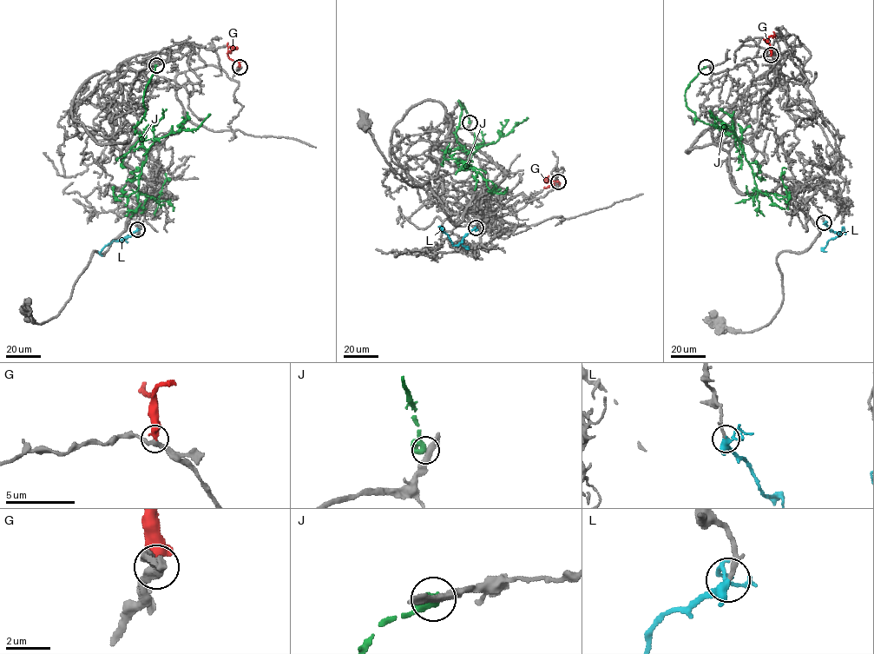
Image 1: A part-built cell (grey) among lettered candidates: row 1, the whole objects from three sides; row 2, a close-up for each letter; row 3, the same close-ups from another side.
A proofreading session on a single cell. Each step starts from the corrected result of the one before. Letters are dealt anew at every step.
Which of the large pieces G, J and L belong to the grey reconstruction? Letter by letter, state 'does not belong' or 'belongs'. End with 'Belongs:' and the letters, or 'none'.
G: does not belong
J: does not belong
L: belongs
Belongs: L

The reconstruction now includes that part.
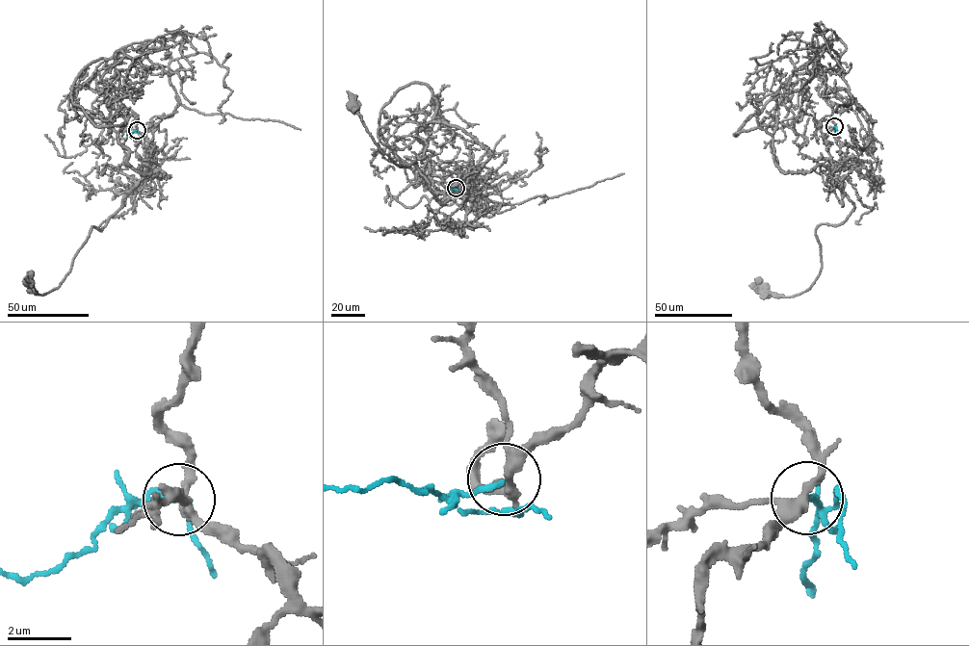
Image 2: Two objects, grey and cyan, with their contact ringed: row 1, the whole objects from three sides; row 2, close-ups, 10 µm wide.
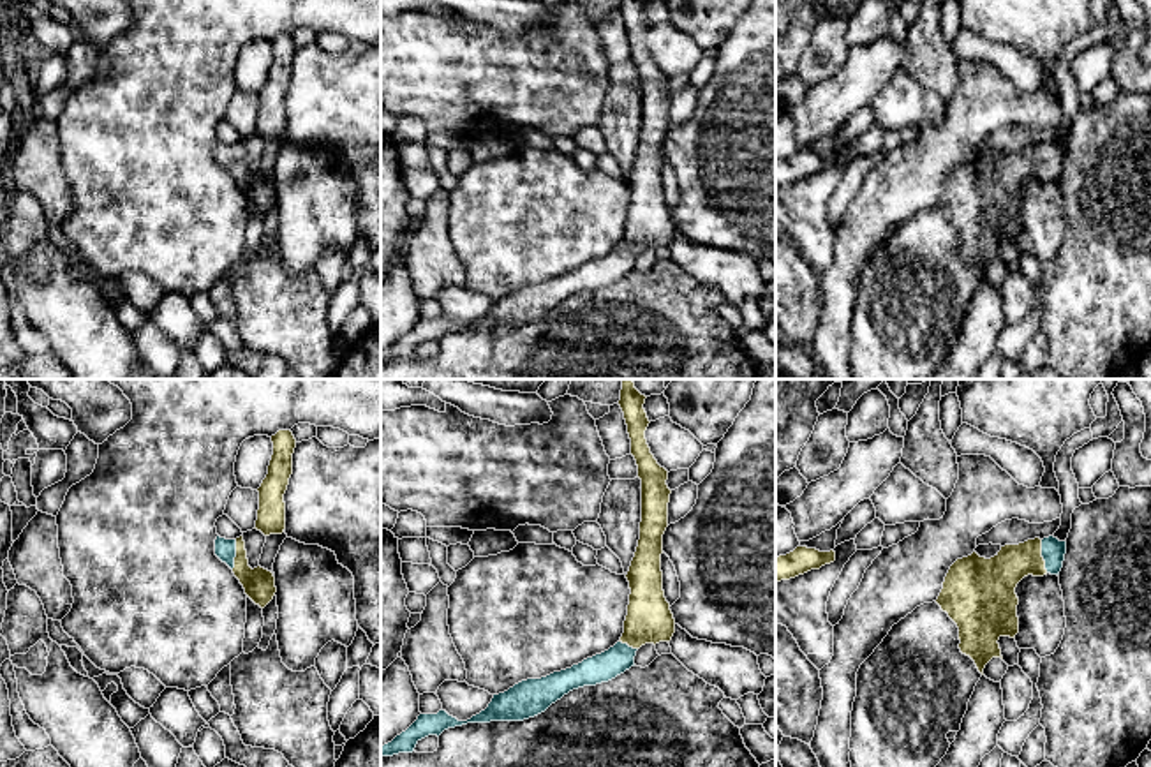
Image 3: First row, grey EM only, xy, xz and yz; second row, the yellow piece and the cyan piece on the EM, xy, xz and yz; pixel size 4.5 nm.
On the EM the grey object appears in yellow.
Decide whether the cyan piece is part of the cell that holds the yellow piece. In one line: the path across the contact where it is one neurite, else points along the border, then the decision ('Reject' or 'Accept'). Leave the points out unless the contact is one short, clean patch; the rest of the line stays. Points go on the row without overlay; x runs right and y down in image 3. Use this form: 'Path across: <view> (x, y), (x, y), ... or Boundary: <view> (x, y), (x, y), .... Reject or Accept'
Path across: yz (993, 187), (1012, 168), (1040, 161), (1053, 156). Accept

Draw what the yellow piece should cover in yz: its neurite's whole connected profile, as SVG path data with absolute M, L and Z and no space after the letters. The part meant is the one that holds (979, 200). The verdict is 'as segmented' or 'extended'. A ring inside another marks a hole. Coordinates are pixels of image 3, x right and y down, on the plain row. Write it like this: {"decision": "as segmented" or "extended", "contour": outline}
{"decision": "extended", "contour": "M1049 141L1043 145L1028 145L1019 150L1005 150L991 164L980 162L976 157L973 157L968 162L957 164L950 171L936 208L957 229L961 245L959 254L975 266L982 280L985 270L992 263L1003 264L998 245L1001 242L1015 243L1019 238L1019 203L1015 199L1017 189L1028 180L1059 180L1065 159L1066 146Z"}

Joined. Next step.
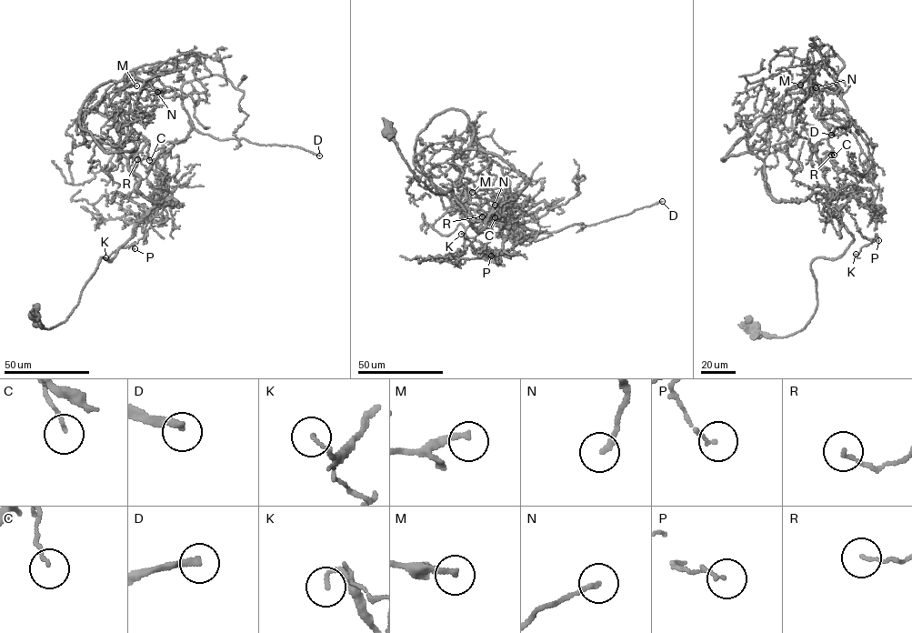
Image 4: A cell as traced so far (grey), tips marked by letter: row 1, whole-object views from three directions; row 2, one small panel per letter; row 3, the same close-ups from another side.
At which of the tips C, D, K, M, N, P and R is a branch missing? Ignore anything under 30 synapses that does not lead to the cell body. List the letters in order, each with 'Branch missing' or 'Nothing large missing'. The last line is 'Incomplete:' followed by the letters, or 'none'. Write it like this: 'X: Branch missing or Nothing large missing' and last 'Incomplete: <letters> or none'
C: Nothing large missing
D: Branch missing
K: Nothing large missing
M: Branch missing
N: Branch missing
P: Nothing large missing
R: Nothing large missing
Incomplete: D, M, N

